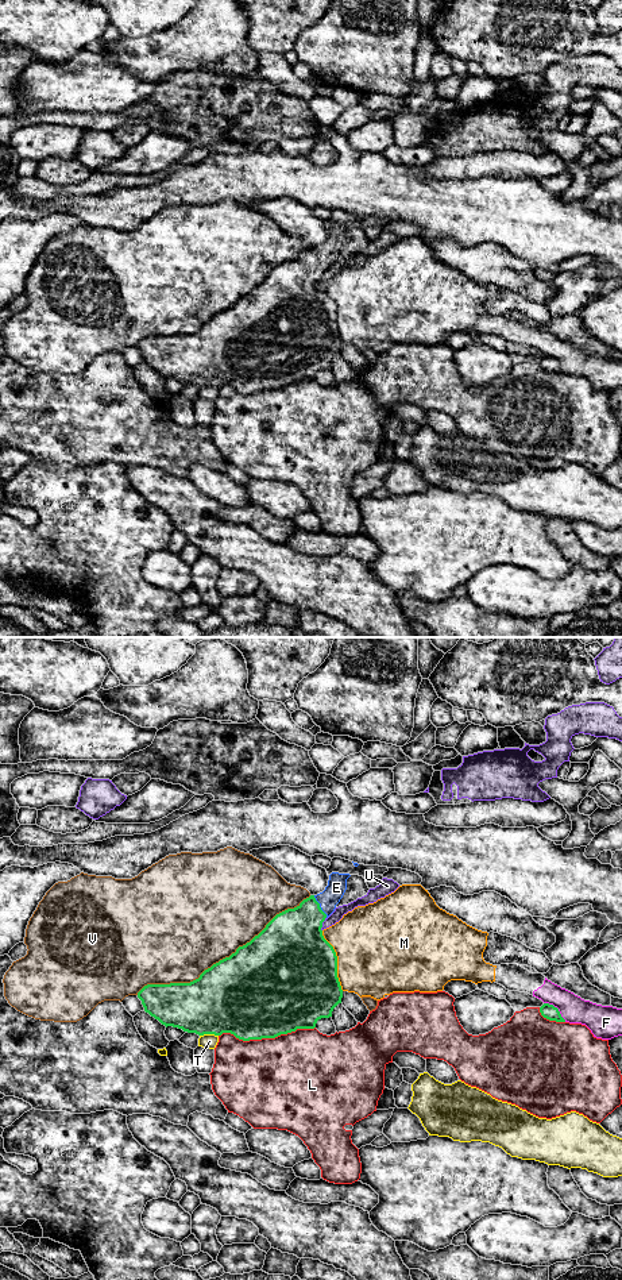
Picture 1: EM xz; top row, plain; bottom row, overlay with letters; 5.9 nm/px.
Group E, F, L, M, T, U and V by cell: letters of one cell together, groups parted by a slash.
E / F M / L / T / U / V

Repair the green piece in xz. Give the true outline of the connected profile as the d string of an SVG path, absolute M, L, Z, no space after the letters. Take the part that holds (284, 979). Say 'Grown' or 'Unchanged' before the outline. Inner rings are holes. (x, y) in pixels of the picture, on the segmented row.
Grown. M332 872L322 892L310 895L297 907L277 914L250 942L205 969L198 979L190 983L144 986L138 992L144 1011L166 1028L173 1026L198 1036L231 1033L243 1041L275 1038L297 1029L314 1029L318 1019L332 1017L333 1009L343 998L337 978L337 956L324 938L321 928L343 898L349 876L349 874Z

